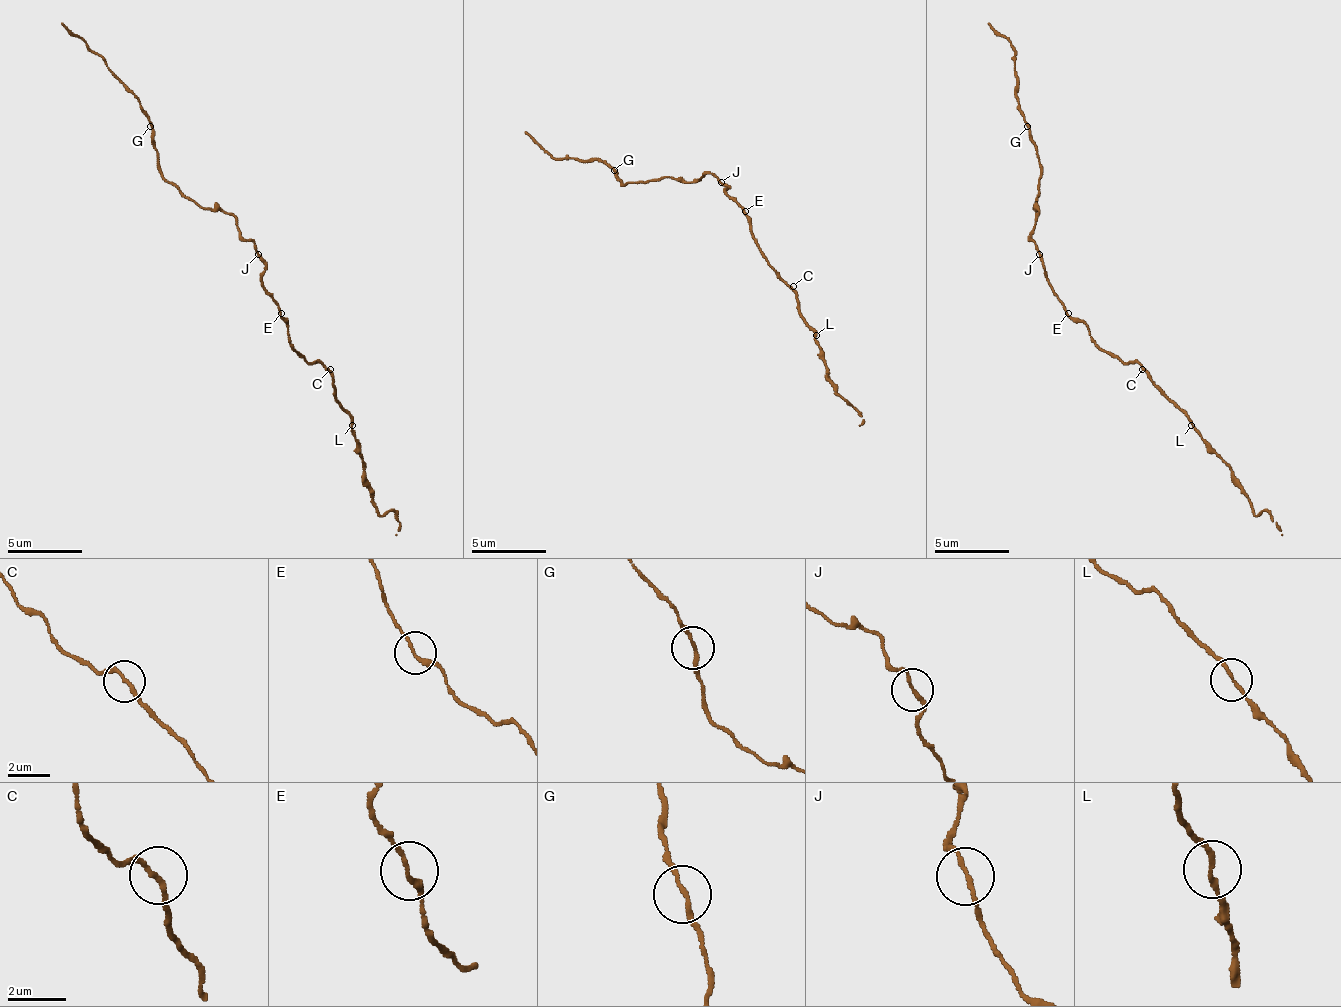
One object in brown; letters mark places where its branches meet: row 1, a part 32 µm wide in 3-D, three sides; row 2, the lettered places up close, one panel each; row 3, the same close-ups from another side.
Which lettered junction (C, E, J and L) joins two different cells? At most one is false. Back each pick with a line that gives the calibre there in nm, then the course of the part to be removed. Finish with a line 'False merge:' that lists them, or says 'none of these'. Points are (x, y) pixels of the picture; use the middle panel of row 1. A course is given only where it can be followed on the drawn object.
False merge: none of these

